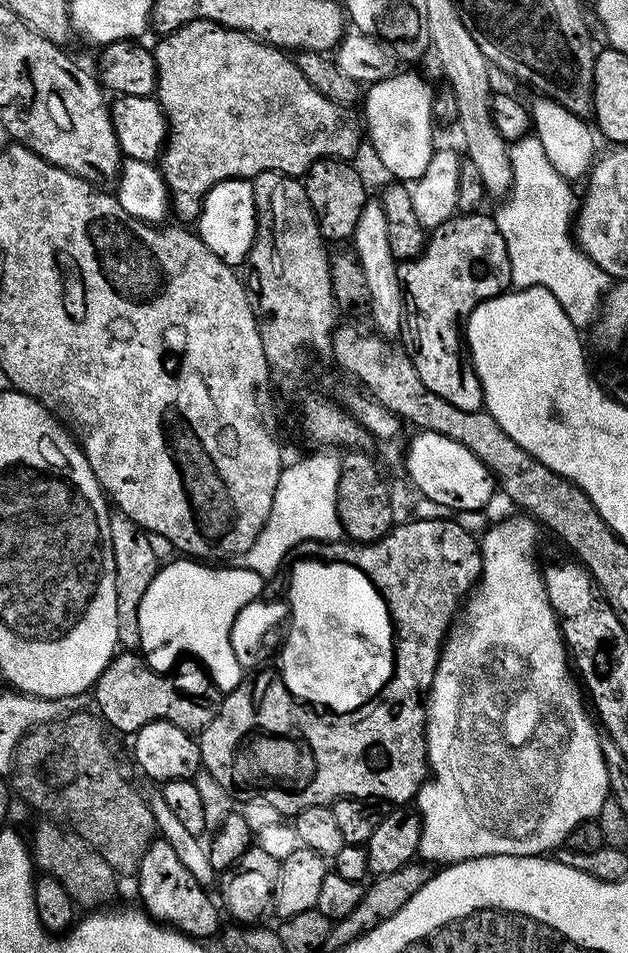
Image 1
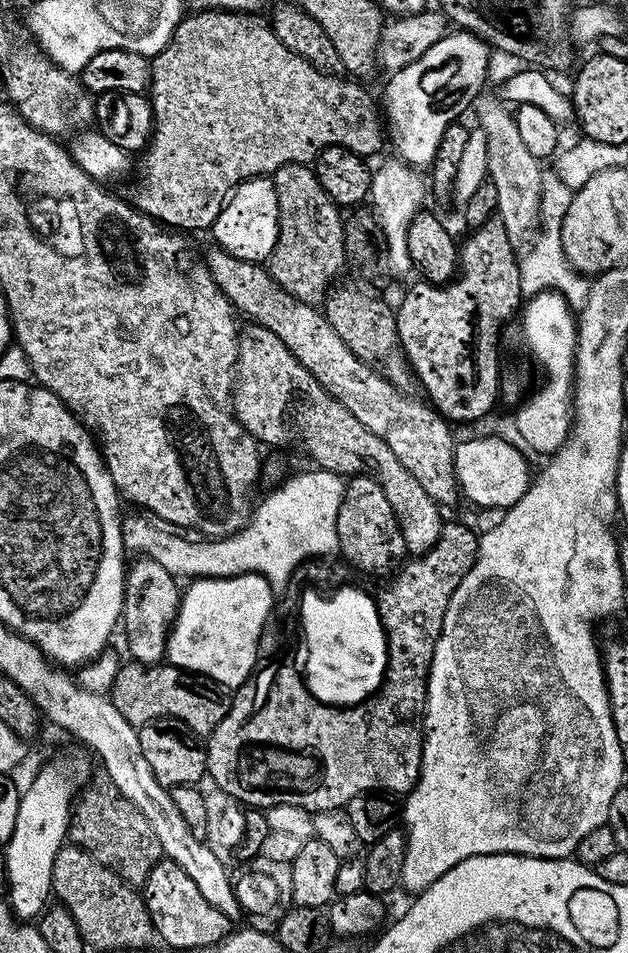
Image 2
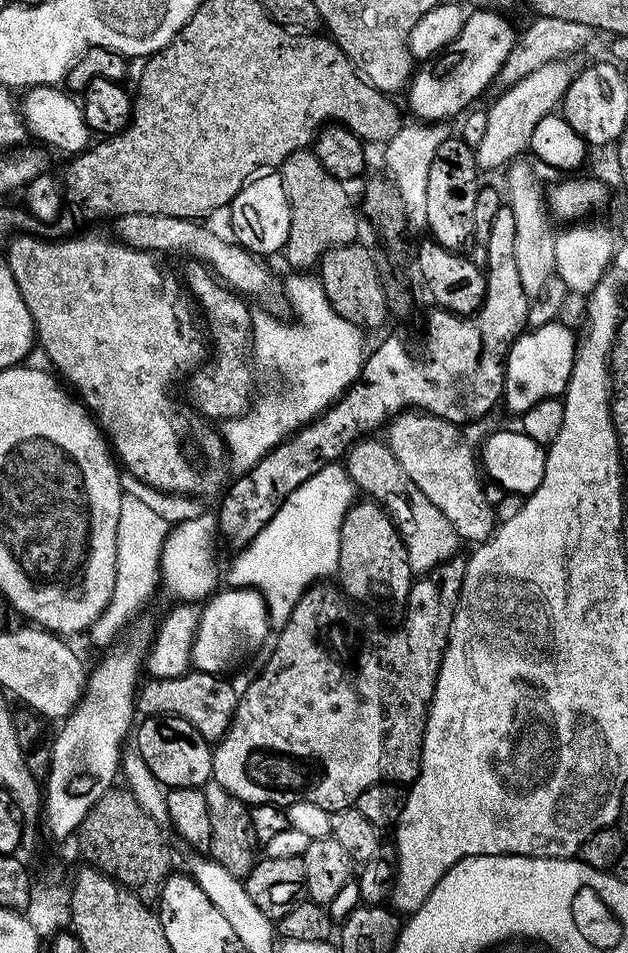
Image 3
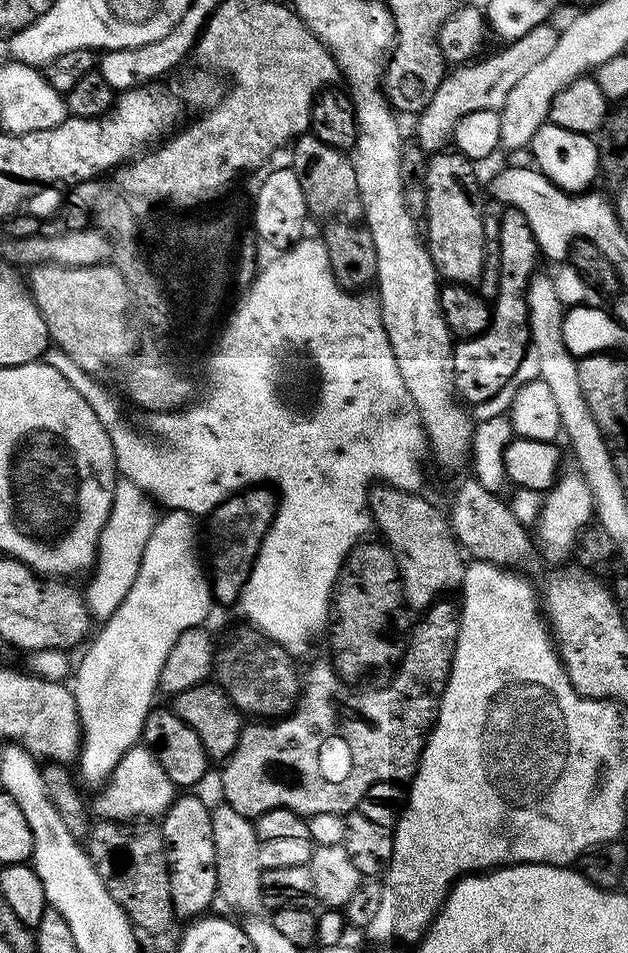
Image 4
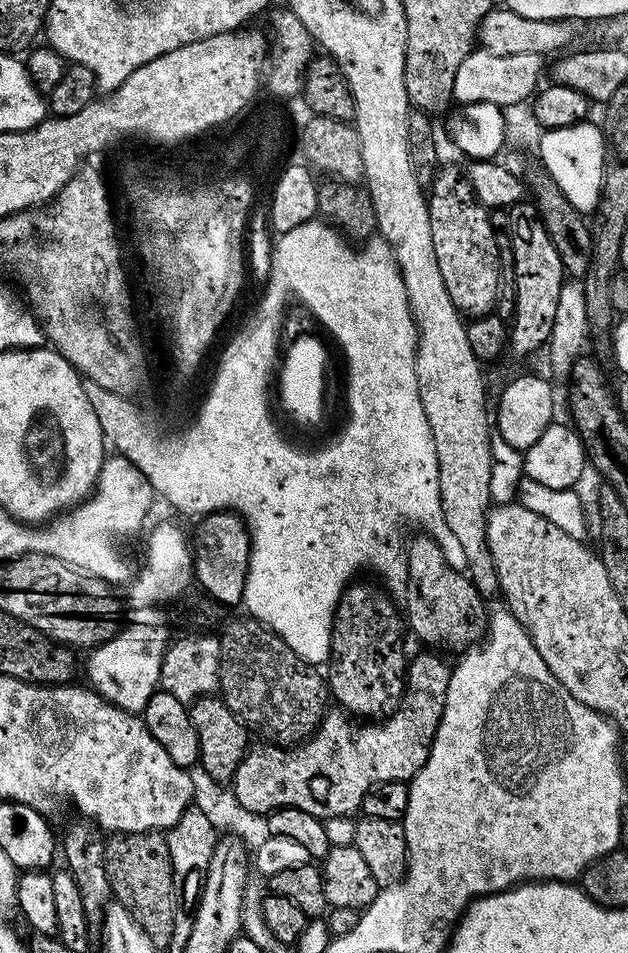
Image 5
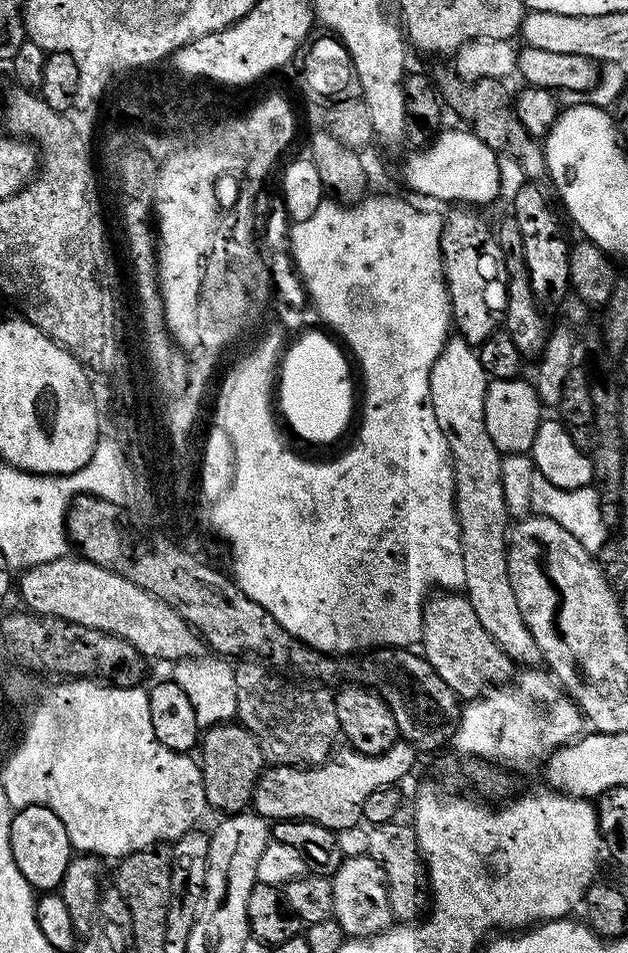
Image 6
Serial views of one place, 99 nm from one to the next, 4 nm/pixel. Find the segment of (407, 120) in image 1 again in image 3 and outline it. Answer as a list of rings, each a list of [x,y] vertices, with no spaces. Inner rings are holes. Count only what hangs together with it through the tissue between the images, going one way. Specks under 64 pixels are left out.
[[[472,10],[467,13],[458,36],[431,65],[432,72],[428,66],[424,66],[421,67],[424,69],[420,73],[417,71],[411,77],[406,89],[406,97],[408,96],[408,104],[416,115],[413,117],[424,122],[444,120],[446,116],[460,111],[463,113],[474,104],[472,102],[509,63],[514,45],[517,43],[517,31],[512,30],[511,22],[504,16],[507,15],[496,10]]]

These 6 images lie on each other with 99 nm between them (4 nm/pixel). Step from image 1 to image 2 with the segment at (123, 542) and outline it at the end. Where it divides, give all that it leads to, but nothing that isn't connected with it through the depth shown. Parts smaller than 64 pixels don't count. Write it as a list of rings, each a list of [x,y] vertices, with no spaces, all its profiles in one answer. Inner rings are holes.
[[[141,555],[127,565],[124,578],[124,605],[120,611],[124,640],[128,643],[128,652],[138,664],[161,663],[166,656],[166,629],[174,616],[174,609],[182,595],[178,580],[171,576],[158,562]]]

